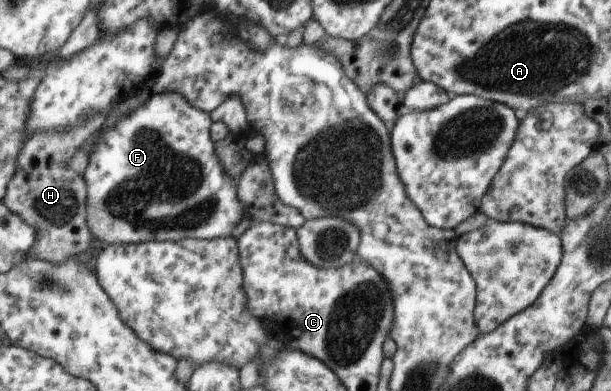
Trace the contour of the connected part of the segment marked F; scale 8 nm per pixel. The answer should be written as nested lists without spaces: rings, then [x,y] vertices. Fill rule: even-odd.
[[[175,92],[150,93],[145,103],[133,109],[125,117],[121,117],[112,127],[101,132],[97,139],[95,139],[93,148],[88,153],[89,164],[82,175],[86,187],[87,223],[94,237],[110,245],[121,245],[138,244],[151,240],[166,242],[185,238],[224,238],[231,235],[233,227],[245,217],[245,213],[238,200],[237,181],[223,169],[222,163],[218,160],[218,156],[215,153],[215,141],[211,139],[209,132],[212,122],[210,112],[204,112],[193,107],[181,94]]]

